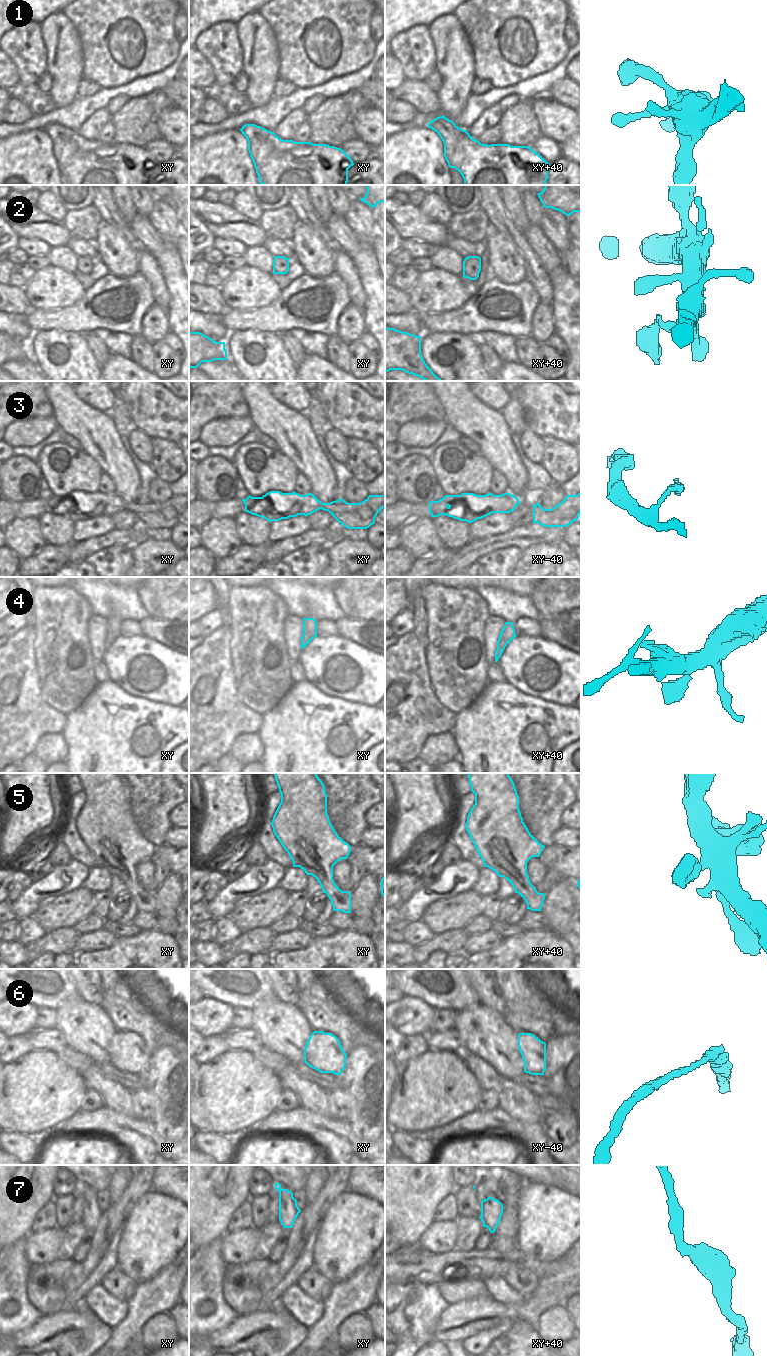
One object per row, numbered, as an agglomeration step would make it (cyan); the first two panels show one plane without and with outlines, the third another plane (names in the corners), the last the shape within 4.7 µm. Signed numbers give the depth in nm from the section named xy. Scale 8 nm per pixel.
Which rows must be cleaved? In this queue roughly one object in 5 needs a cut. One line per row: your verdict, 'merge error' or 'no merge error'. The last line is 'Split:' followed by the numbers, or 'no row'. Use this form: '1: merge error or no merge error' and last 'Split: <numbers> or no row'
1: no merge error
2: no merge error
3: no merge error
4: no merge error
5: no merge error
6: merge error
7: no merge error
Split: 6

